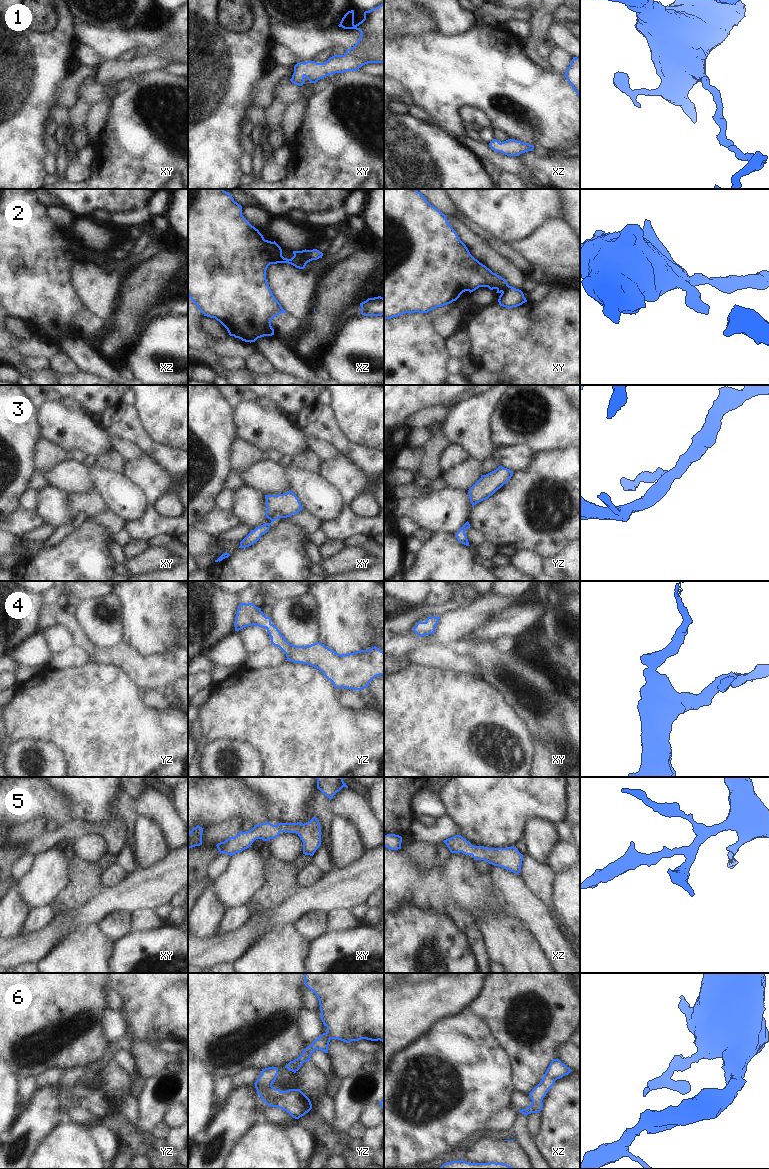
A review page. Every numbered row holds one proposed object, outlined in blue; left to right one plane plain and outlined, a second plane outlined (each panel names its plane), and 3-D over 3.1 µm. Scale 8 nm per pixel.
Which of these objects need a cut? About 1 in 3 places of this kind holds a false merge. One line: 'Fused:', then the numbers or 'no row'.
Fused: no row

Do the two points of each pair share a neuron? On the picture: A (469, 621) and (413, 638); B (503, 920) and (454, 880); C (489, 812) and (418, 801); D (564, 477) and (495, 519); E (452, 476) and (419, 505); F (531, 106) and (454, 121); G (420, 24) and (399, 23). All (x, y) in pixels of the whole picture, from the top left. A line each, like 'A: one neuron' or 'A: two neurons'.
A: one neuron
B: two neurons
C: two neurons
D: one neuron
E: two neurons
F: one neuron
G: one neuron

